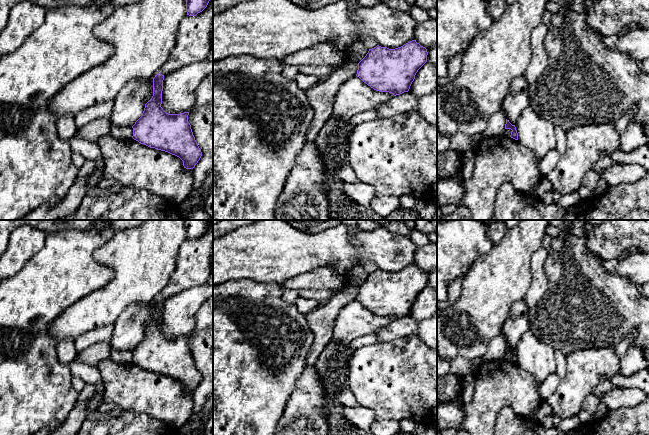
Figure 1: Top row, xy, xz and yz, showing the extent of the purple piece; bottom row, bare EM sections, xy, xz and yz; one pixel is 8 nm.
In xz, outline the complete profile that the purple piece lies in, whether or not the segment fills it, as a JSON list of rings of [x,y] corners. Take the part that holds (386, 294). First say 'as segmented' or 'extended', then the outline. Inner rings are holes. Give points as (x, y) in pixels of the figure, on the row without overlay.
as segmented; [[[416,264],[395,273],[377,269],[358,287],[356,300],[376,315],[400,319],[409,315],[427,279]]]

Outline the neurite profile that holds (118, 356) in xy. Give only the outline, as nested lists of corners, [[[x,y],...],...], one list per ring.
[[[111,349],[109,358],[115,363],[129,364],[133,360],[133,352],[130,350]]]

